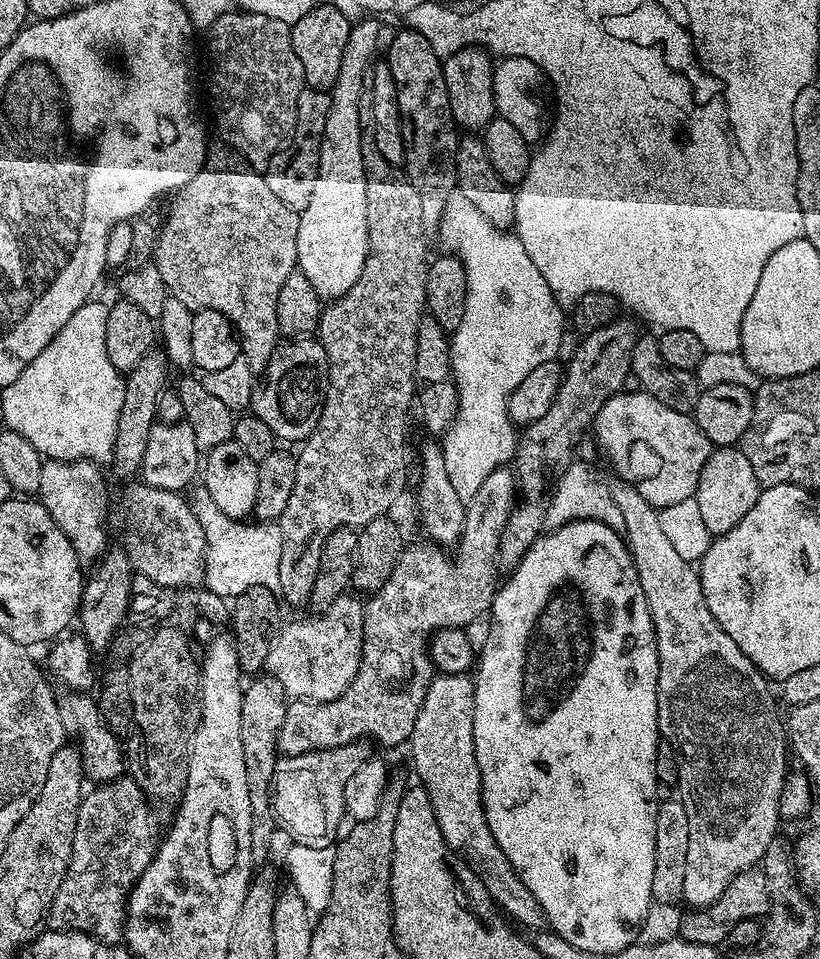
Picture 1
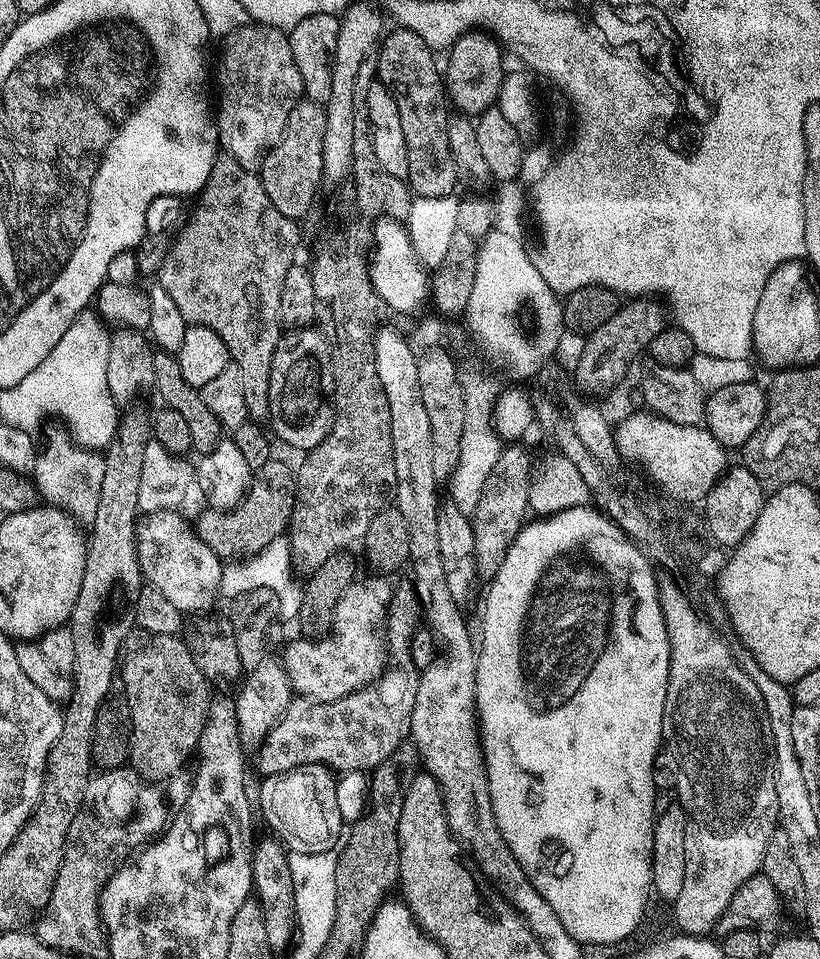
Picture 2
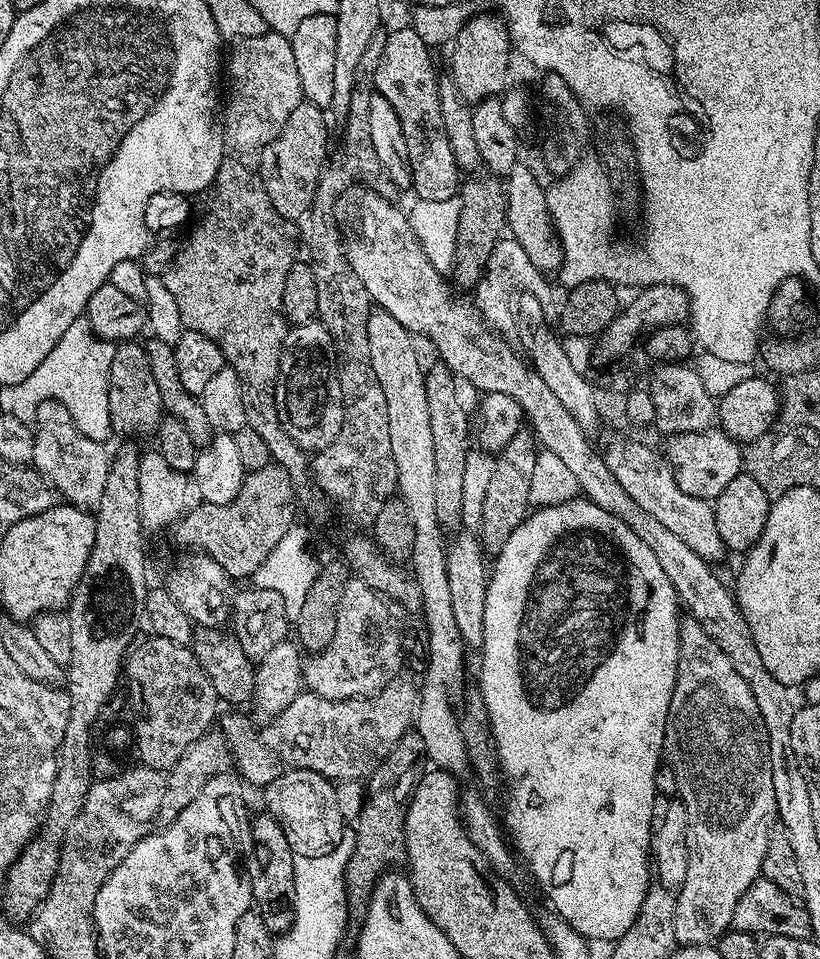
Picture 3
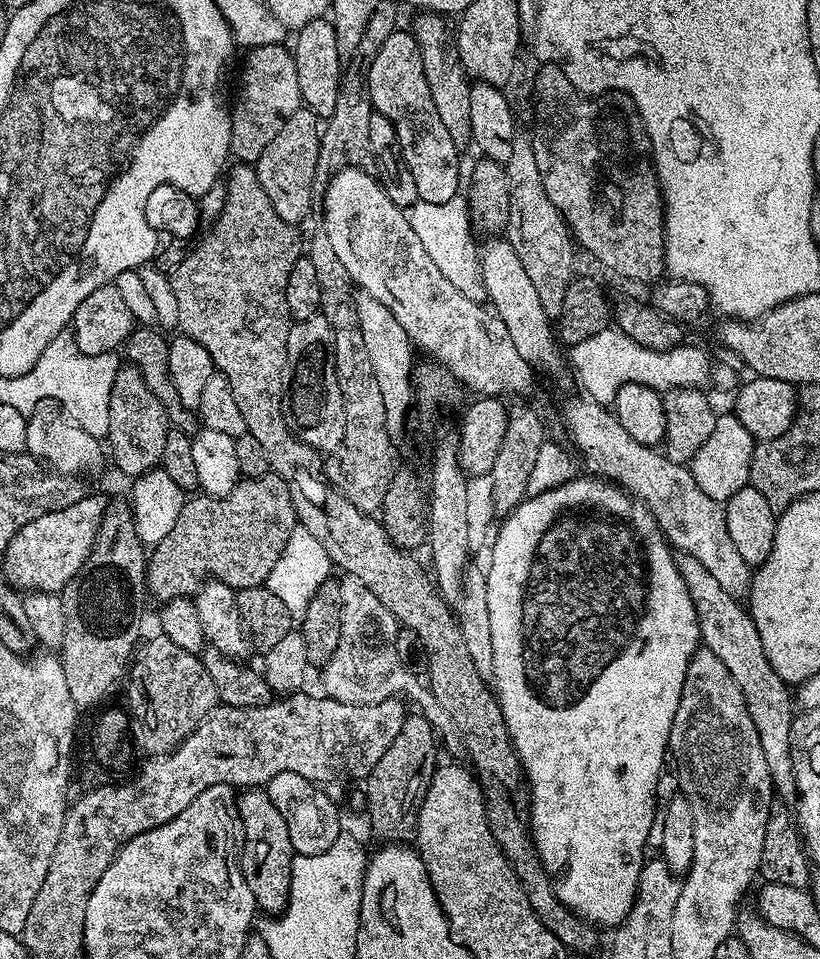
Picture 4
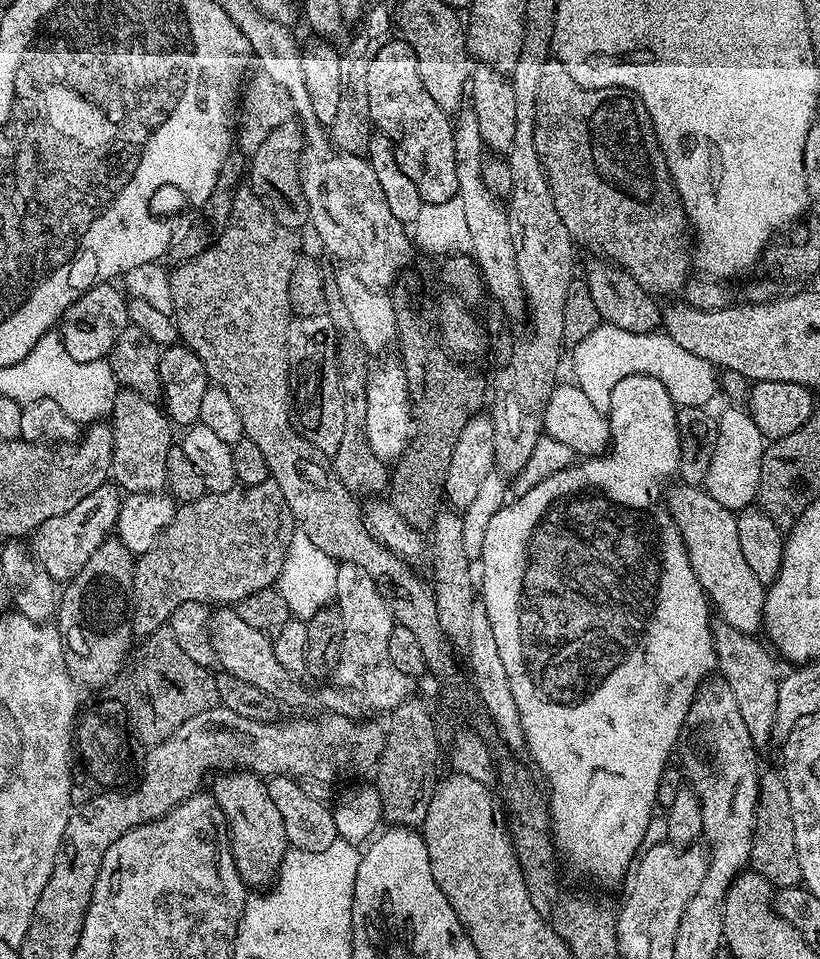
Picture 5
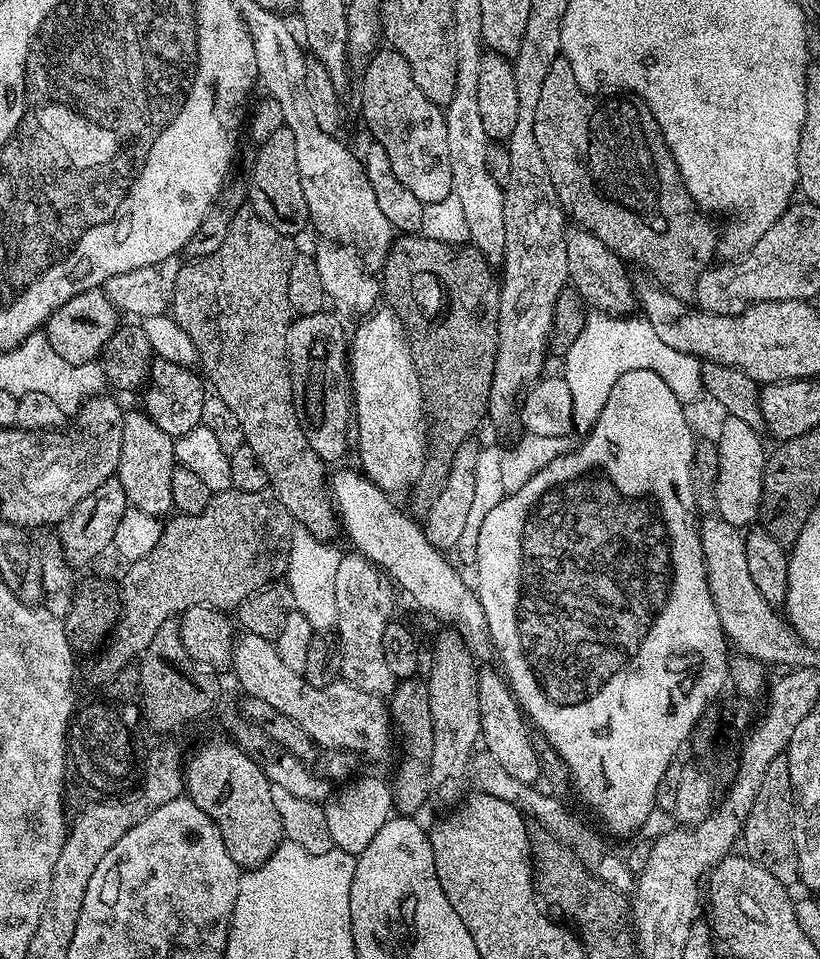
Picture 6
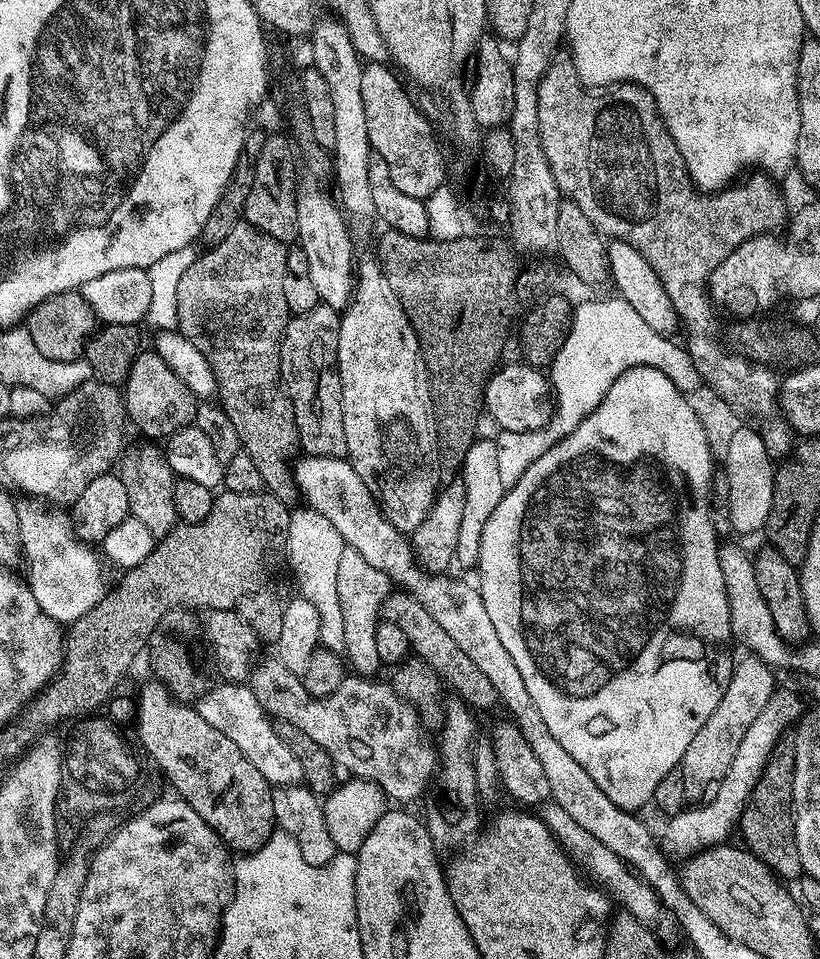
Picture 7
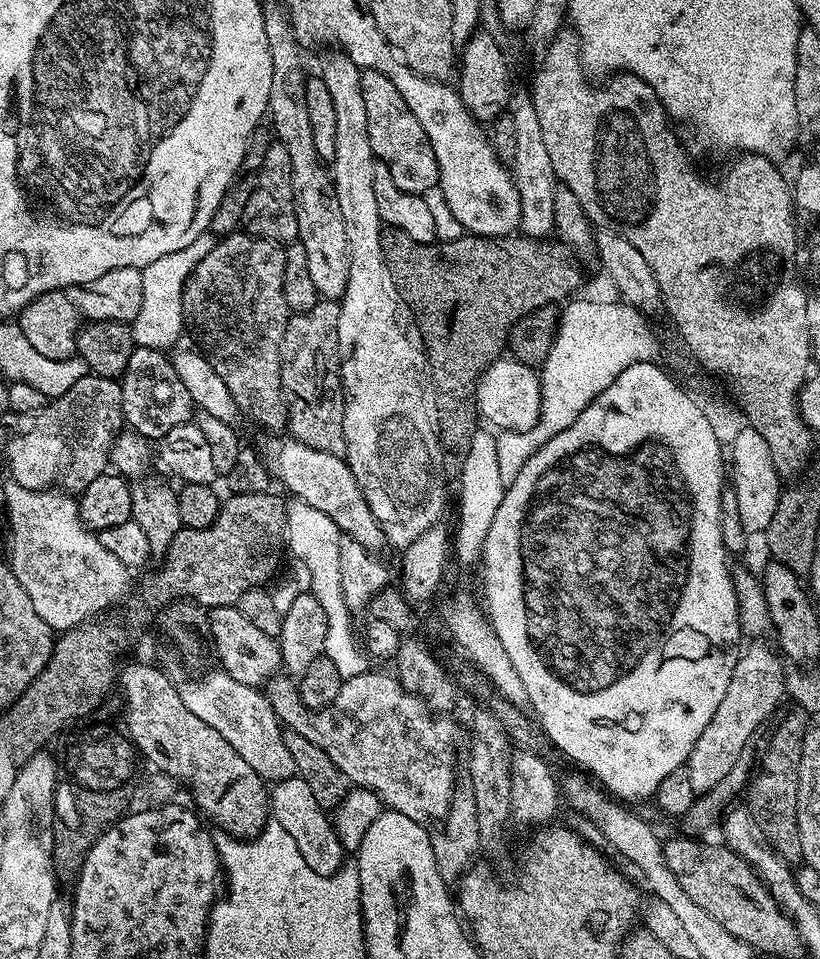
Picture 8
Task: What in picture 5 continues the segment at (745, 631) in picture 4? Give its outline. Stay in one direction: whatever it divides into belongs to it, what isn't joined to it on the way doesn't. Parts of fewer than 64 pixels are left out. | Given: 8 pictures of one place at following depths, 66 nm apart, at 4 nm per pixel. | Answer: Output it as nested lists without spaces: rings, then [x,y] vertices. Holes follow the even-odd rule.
[[[723,622],[712,629],[719,675],[728,683],[730,690],[734,690],[734,698],[738,698],[738,710],[742,710],[742,719],[746,722],[746,730],[750,730],[750,738],[757,746],[764,746],[768,739],[773,739],[776,731],[778,686],[782,676],[776,673],[777,657],[756,640],[755,635],[742,633]]]

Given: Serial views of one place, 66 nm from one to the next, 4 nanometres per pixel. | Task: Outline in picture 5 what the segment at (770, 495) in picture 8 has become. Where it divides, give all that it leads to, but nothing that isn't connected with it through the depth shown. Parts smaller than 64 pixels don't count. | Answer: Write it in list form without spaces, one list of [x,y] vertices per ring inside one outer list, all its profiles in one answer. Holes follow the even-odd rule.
[[[728,406],[716,425],[716,445],[710,458],[710,470],[706,474],[703,487],[714,498],[722,502],[730,511],[739,513],[757,499],[762,478],[762,454],[766,441],[754,426],[752,415],[740,406]]]

